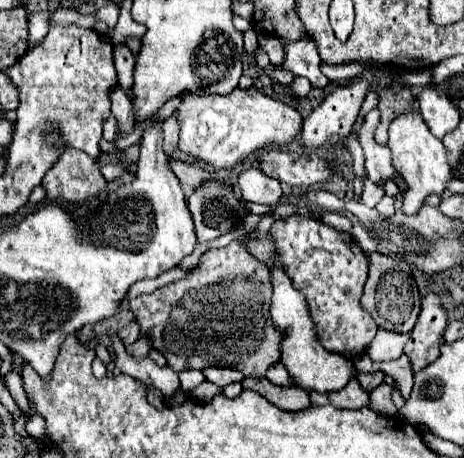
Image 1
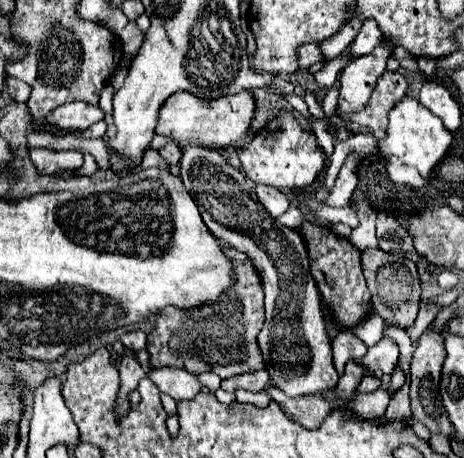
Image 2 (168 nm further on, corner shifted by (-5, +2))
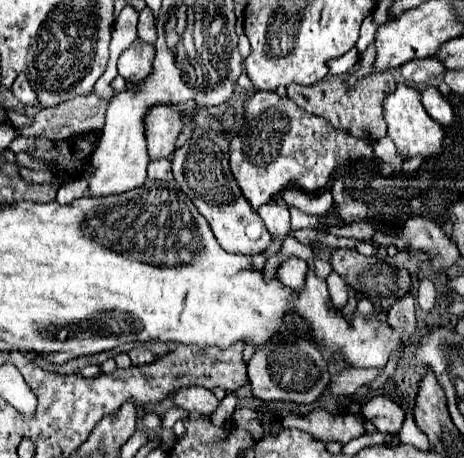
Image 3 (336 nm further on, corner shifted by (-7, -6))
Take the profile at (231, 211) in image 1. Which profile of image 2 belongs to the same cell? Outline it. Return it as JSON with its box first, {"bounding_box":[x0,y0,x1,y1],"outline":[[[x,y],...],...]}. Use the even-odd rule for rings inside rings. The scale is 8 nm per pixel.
{"bounding_box":[179,144,339,398],"outline":[[[197,144],[183,146],[179,174],[197,202],[209,232],[235,250],[245,252],[263,276],[267,320],[259,334],[259,346],[267,360],[267,372],[271,374],[273,386],[281,388],[291,398],[335,388],[339,374],[333,366],[331,340],[321,312],[321,294],[309,272],[303,238],[279,220],[273,220],[265,208],[261,208],[251,186],[253,182],[233,168],[217,150],[201,148]]]}

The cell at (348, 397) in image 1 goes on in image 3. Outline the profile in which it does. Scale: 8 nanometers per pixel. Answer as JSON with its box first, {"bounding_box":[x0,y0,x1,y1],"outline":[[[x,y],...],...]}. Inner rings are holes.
{"bounding_box":[361,396,407,434],"outline":[[[377,396],[369,400],[361,412],[379,432],[387,432],[387,434],[399,434],[407,416],[399,404],[395,404],[385,396]]]}

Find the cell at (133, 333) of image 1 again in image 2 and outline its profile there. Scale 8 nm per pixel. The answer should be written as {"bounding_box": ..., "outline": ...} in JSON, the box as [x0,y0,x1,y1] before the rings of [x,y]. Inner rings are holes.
{"bounding_box":[121,330,145,352],"outline":[[[137,330],[137,332],[127,332],[127,334],[123,334],[121,336],[121,342],[123,342],[123,346],[127,346],[127,348],[133,348],[135,352],[139,352],[141,348],[145,348],[145,332],[141,332],[141,330]]]}

